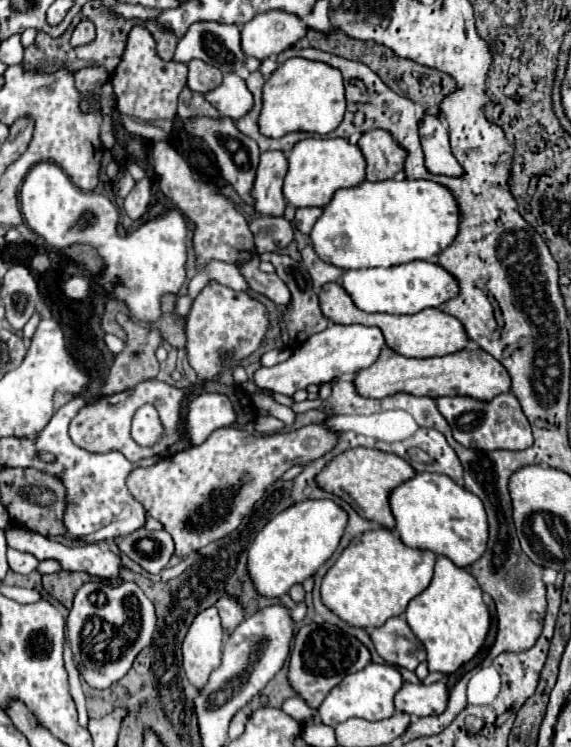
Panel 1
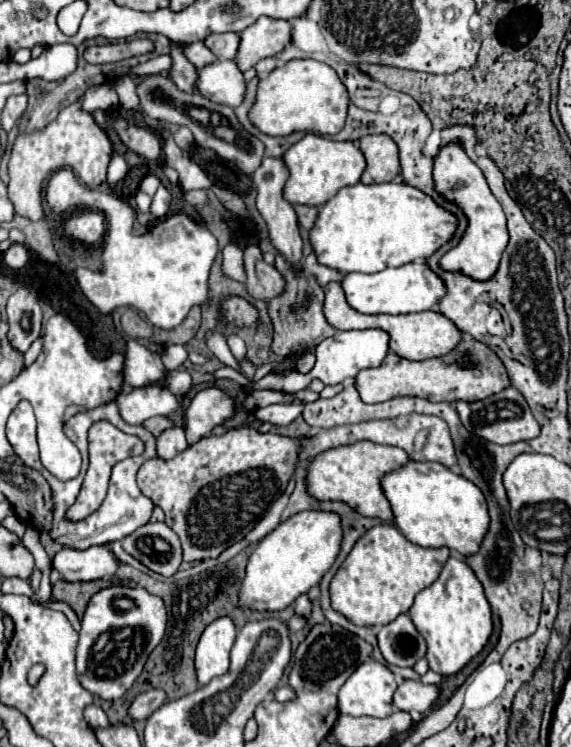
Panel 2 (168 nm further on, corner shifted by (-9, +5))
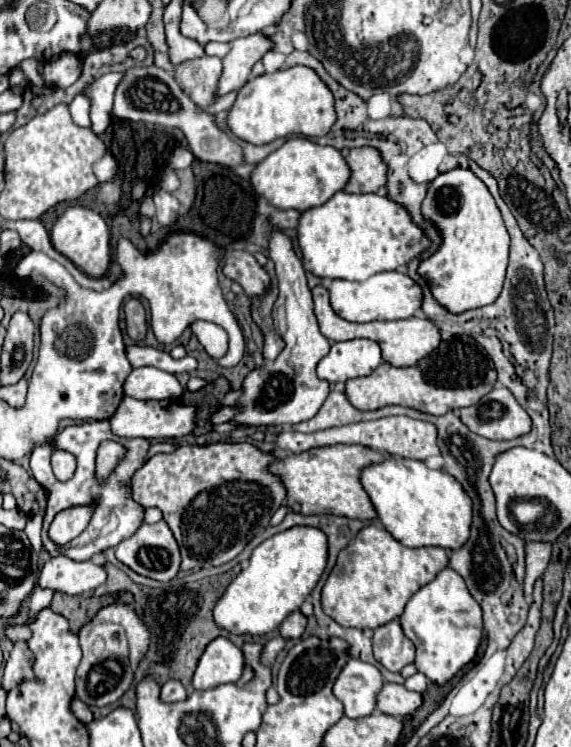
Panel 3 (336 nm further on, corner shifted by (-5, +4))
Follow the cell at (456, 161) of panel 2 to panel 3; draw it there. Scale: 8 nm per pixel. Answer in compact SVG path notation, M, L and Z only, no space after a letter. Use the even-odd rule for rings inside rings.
M462 166L438 174L428 184L422 214L442 232L442 246L428 260L422 260L418 268L418 274L428 280L434 298L454 314L494 302L506 274L510 236L484 182Z

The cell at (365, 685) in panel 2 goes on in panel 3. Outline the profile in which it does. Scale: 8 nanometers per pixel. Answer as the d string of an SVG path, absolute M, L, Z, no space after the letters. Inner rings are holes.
M350 658L334 684L334 696L344 704L348 718L364 718L376 710L376 696L384 686L376 666Z

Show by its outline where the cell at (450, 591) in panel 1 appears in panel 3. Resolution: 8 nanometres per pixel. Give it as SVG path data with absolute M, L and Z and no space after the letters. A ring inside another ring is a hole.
M450 566L438 572L438 576L422 586L406 604L400 616L404 634L416 646L416 668L426 674L432 682L448 682L462 666L466 666L474 656L482 640L482 608L472 598L466 588L464 578Z

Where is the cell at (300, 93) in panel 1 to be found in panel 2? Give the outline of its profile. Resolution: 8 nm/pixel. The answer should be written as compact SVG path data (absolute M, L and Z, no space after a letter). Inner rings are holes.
M294 59L260 79L256 101L248 111L248 119L256 129L270 137L282 137L294 131L334 135L344 127L346 111L348 91L336 71L314 59Z

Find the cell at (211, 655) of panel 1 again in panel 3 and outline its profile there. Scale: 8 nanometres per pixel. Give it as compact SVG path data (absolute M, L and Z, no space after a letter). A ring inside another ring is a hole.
M218 636L204 648L194 672L192 686L196 690L206 690L218 684L236 682L242 674L242 666L242 650L234 646L228 638Z

